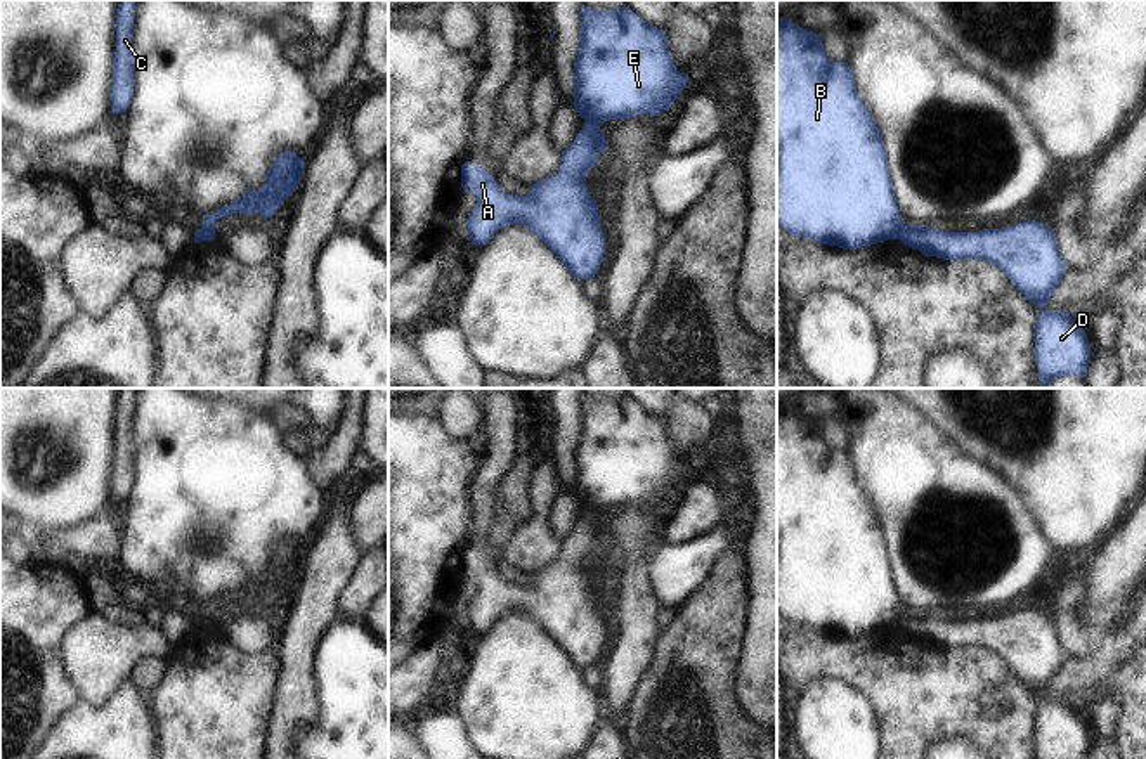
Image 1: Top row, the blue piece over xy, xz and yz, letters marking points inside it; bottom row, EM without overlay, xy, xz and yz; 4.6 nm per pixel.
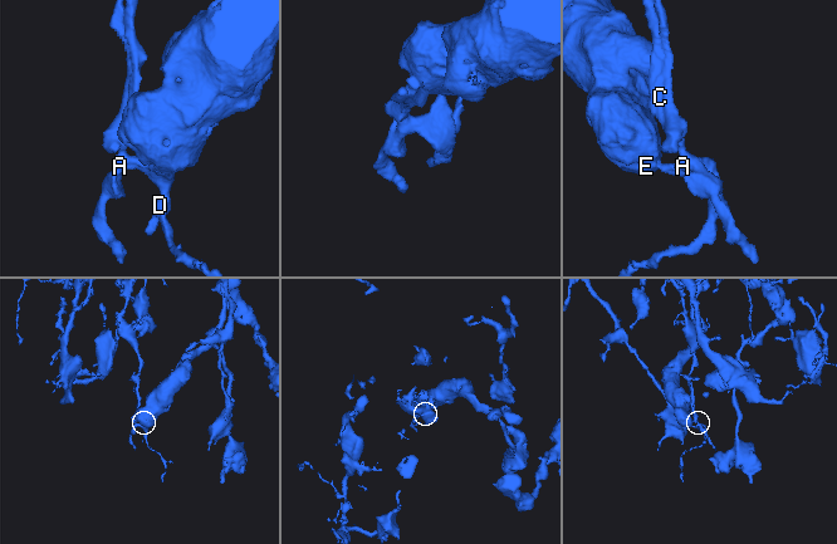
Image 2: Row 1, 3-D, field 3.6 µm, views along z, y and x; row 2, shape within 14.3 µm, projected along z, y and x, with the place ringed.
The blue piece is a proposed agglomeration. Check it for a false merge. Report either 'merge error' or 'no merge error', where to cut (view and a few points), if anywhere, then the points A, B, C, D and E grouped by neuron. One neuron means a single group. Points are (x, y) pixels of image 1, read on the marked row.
merge error | yz (904, 224), (897, 238) | A C D / B E

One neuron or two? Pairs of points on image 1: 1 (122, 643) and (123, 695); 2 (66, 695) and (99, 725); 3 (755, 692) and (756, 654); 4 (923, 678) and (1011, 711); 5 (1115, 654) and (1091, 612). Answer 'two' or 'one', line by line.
1: two
2: two
3: one
4: one
5: two

